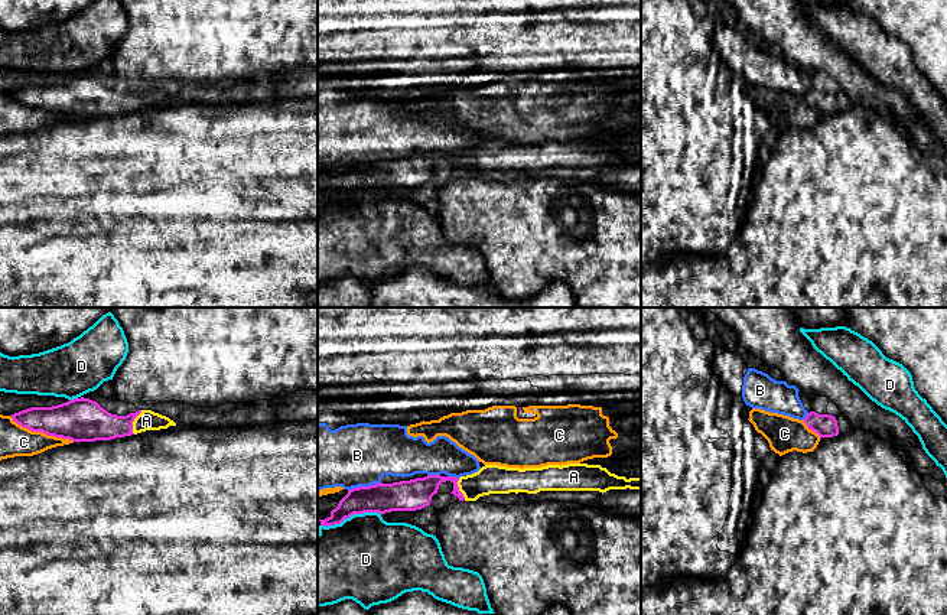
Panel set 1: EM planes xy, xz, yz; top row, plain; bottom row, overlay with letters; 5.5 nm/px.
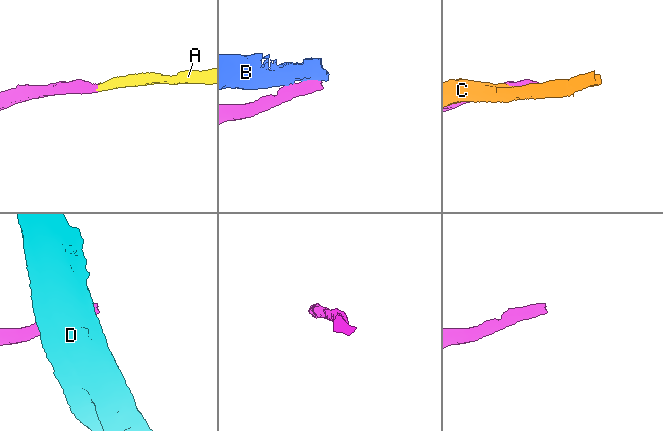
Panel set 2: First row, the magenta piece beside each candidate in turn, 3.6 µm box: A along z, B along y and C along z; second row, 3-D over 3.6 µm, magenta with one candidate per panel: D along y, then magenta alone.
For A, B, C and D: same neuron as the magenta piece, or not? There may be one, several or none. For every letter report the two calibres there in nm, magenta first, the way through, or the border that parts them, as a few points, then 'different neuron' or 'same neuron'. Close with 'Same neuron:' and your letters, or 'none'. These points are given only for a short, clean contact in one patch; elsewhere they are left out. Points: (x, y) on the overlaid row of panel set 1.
A: 220/110 nm | across xy (88, 422), (133, 420), (146, 420) | same neuron
B: 180/360 nm | different neuron
C: 240/180 nm | different neuron
D: 170/480 nm | along xz (380, 513), (354, 513), (339, 523), (321, 526) | different neuron
Same neuron: A

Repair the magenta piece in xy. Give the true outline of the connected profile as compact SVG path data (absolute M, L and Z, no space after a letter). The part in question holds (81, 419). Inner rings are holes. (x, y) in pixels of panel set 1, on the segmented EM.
M84 397L52 407L30 407L12 414L12 419L32 432L77 443L111 440L176 426L169 417L152 410L137 410L127 416L111 414L97 401Z

